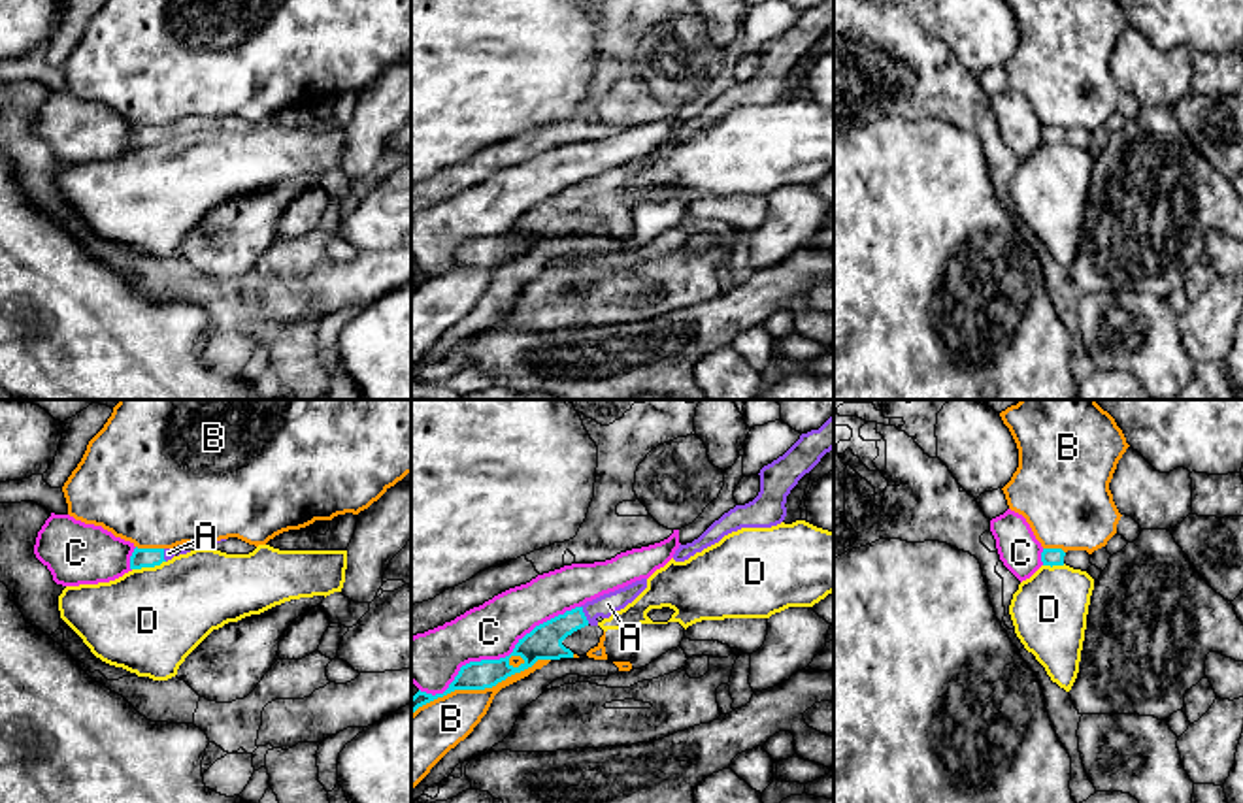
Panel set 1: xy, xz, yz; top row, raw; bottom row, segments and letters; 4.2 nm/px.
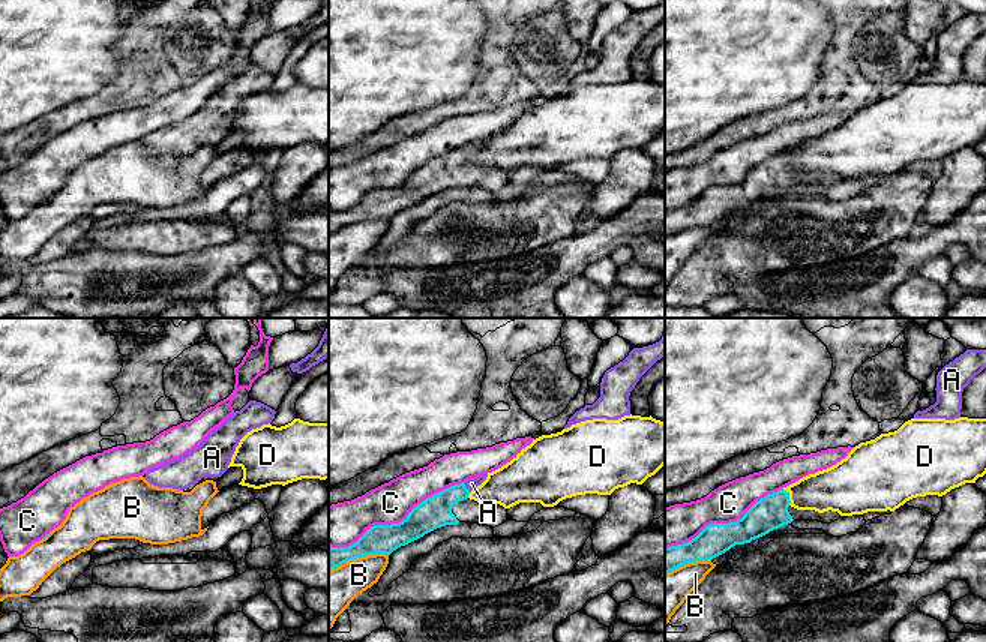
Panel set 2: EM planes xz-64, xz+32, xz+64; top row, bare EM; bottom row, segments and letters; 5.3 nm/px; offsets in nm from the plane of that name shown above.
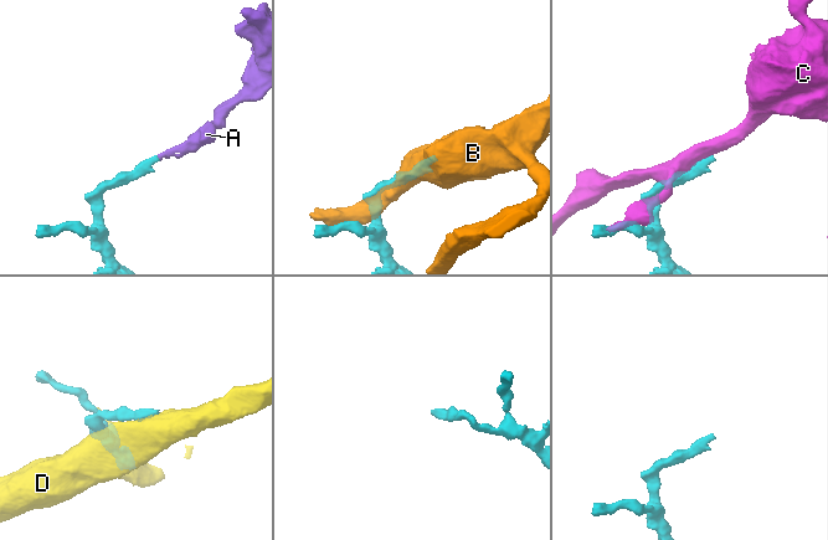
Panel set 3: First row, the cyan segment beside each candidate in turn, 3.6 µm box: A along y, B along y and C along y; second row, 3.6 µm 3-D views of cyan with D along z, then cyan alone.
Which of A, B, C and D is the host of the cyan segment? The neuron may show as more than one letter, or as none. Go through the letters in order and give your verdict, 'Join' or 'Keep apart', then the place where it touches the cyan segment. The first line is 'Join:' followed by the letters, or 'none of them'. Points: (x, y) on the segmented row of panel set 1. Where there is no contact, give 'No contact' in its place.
Join: A
A: Join. Touches cyan at xz (583, 615)
B: Keep apart. Touches cyan at xz (480, 688)
C: Keep apart. Touches cyan at xz (497, 660)
D: Keep apart. Touches cyan at xy (148, 566)

